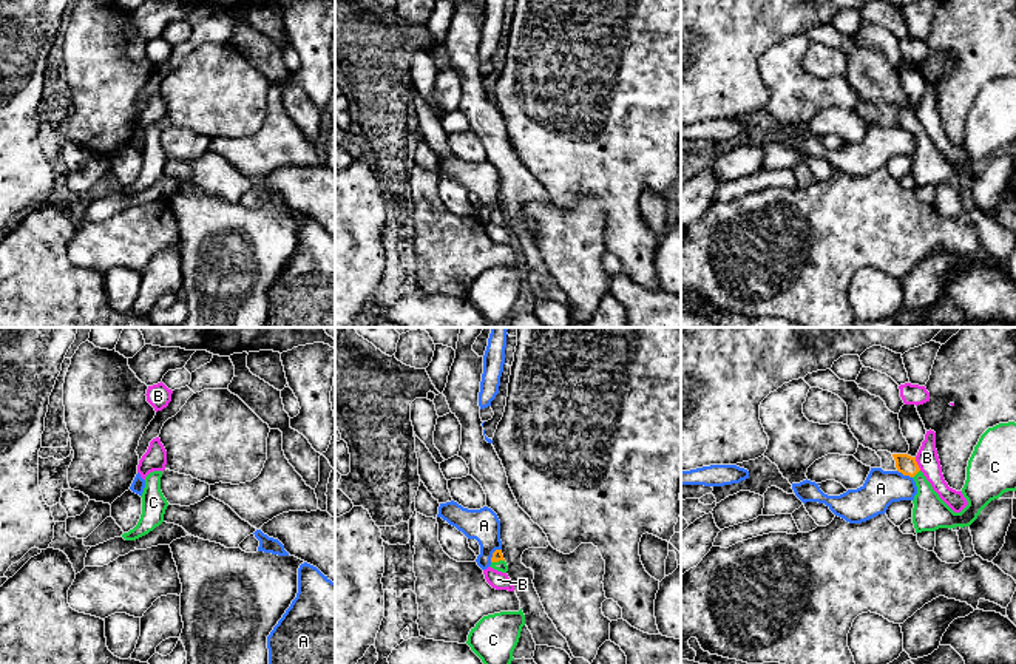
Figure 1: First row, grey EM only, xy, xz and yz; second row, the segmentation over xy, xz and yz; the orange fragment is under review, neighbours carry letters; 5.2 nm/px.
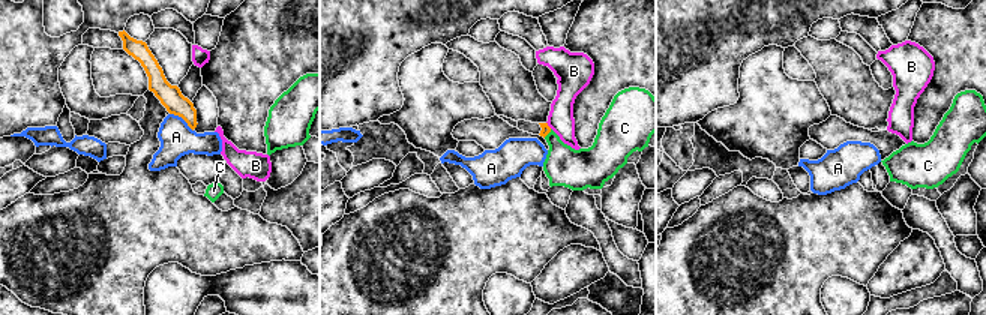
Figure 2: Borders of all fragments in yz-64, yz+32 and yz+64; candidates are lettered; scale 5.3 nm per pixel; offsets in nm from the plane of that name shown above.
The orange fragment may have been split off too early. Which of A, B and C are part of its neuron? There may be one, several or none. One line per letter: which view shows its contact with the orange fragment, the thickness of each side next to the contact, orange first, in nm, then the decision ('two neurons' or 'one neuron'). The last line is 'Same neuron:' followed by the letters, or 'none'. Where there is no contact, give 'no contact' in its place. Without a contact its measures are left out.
A: contact in yz; calibres 100 and 190 nm; two neurons
B: contact in yz; calibres 100 and 120 nm; two neurons
C: contact in yz; calibres 100 and 190 nm; one neuron
Same neuron: C

